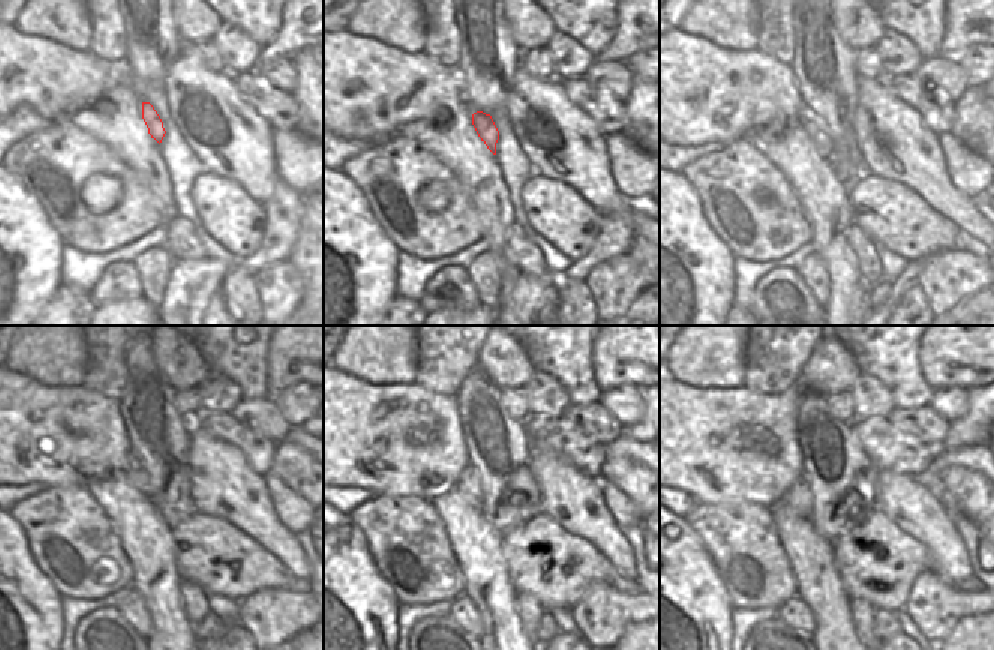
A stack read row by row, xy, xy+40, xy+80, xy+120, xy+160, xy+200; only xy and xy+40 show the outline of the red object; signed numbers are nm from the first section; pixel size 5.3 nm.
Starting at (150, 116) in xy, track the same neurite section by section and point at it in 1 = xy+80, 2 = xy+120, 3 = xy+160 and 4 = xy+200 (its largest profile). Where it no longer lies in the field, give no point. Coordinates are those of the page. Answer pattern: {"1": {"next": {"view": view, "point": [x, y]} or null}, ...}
{"1": {"next": {"view": "xy+80", "point": [822, 140]}}, "2": {"next": {"view": "xy+120", "point": [137, 476]}}, "3": {"next": {"view": "xy+160", "point": [470, 484]}}, "4": {"next": {"view": "xy+200", "point": [798, 499]}}}

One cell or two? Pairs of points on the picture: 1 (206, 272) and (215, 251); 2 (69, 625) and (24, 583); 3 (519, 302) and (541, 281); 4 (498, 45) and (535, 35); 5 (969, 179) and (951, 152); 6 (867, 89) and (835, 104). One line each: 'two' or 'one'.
1: two
2: two
3: one
4: two
5: one
6: two

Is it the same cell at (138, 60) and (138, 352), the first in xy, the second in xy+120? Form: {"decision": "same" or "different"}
{"decision": "same"}

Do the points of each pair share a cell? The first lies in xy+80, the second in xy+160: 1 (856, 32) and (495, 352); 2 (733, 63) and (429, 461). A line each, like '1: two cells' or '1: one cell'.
1: one cell
2: one cell

